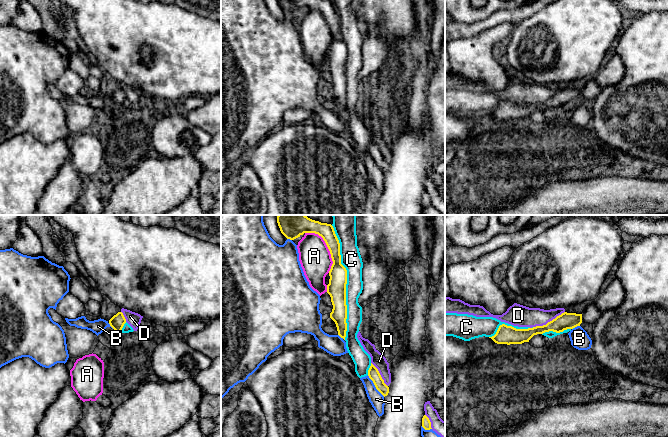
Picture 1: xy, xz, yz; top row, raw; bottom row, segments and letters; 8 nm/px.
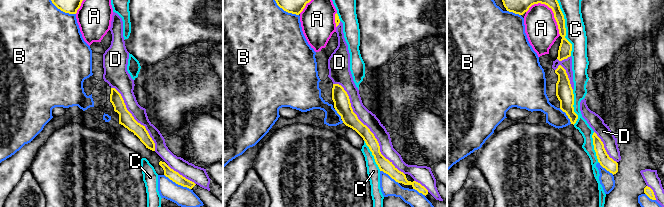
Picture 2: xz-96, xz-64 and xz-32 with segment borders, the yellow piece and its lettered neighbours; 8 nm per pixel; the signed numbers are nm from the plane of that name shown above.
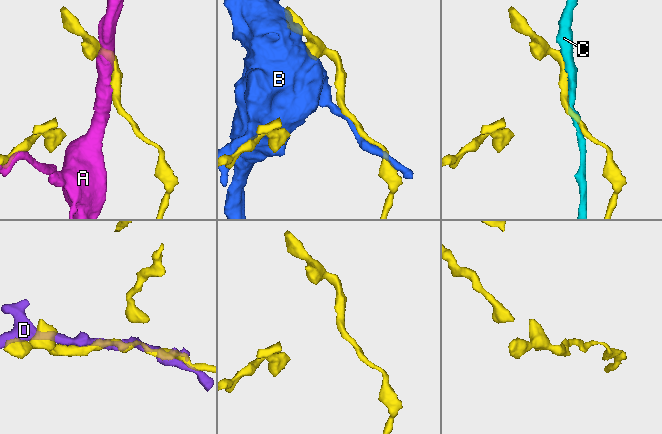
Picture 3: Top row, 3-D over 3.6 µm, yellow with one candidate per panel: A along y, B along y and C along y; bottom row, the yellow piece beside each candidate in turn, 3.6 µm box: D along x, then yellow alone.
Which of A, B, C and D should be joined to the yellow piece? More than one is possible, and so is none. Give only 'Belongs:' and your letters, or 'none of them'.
Belongs: none of them

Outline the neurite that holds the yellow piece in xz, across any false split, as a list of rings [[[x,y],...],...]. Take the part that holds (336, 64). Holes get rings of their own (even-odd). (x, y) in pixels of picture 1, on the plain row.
[[[278,0],[281,9],[294,16],[304,9],[315,9],[325,17],[333,37],[329,47],[327,69],[333,81],[330,94],[335,98],[338,111],[345,116],[347,107],[346,60],[347,46],[341,40],[340,19],[331,0]]]

